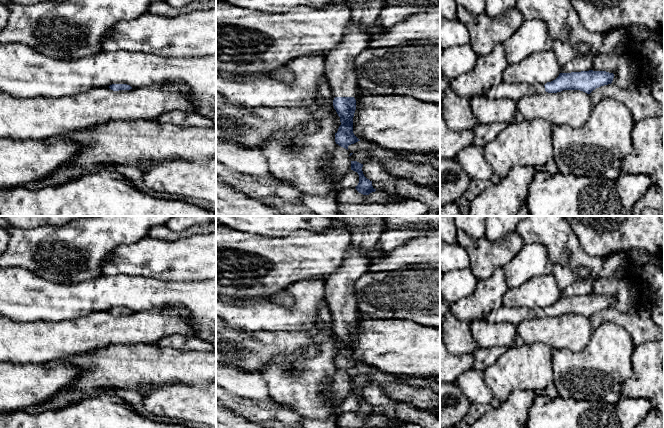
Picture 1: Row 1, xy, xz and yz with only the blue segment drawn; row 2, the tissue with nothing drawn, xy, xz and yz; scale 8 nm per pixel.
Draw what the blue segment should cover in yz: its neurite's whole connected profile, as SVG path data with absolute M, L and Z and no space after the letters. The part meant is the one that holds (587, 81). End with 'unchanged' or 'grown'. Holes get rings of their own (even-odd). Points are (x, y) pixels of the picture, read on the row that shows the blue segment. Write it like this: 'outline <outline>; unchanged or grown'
outline M581 71L571 73L560 73L559 76L545 85L537 84L508 84L502 81L493 87L487 94L496 98L509 98L517 102L520 98L531 96L536 93L557 93L563 90L580 90L590 94L596 88L611 84L613 73L606 71Z; grown

